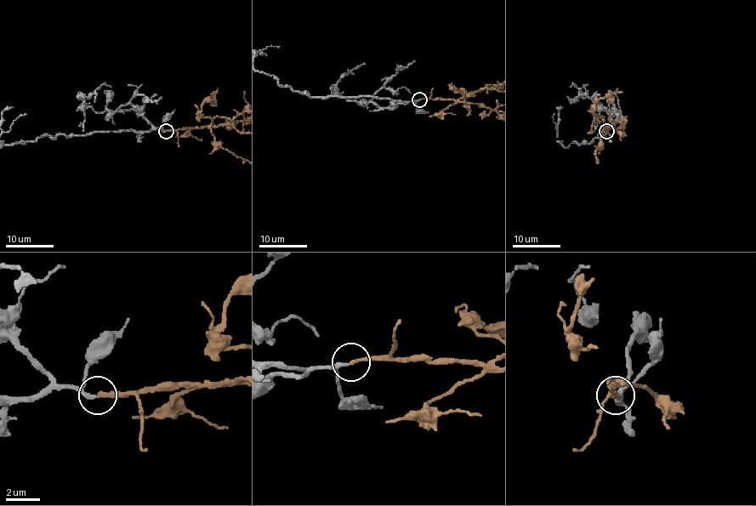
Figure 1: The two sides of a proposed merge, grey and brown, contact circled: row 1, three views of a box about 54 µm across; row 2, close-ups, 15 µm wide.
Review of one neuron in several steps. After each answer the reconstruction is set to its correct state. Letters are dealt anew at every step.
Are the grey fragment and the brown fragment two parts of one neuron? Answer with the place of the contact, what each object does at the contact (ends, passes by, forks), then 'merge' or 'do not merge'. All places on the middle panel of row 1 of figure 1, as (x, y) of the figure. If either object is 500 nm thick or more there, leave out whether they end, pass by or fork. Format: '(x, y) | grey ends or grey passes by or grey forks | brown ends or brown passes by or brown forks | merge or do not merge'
(419, 99) | grey passes by | brown ends | merge

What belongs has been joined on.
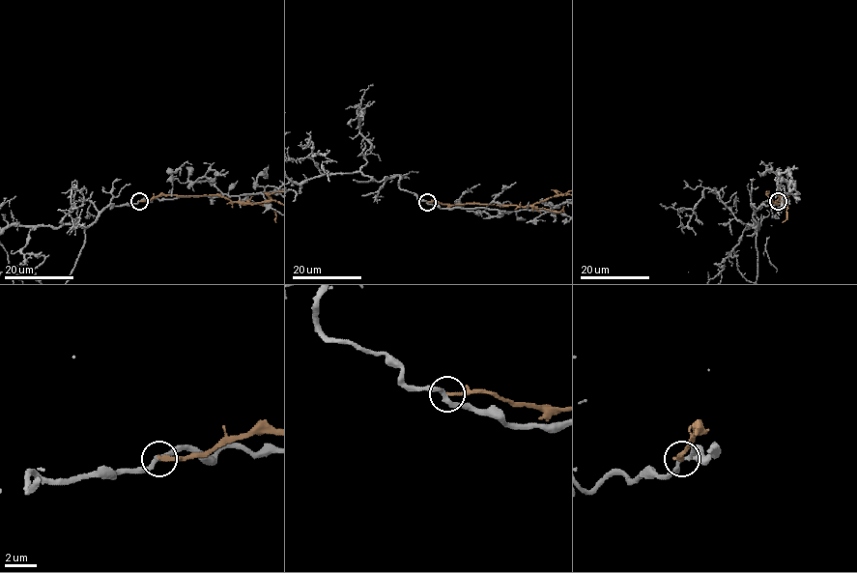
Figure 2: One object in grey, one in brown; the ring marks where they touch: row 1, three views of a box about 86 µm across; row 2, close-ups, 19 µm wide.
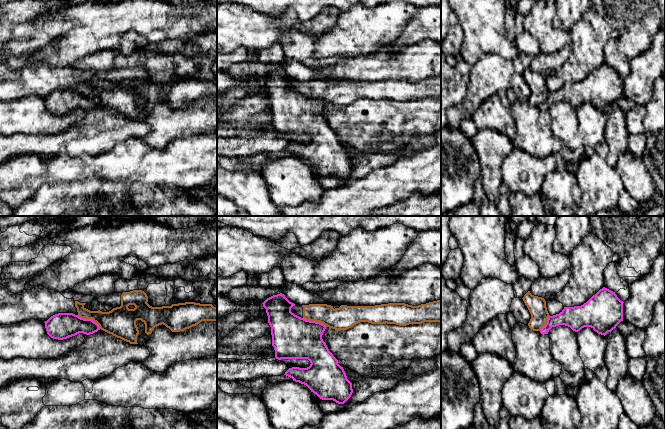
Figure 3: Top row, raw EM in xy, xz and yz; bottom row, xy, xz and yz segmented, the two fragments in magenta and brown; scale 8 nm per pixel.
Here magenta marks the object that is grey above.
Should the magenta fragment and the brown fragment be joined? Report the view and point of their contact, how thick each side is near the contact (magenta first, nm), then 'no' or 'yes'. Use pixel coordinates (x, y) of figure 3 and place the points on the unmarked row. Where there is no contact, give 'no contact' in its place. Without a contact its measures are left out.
contact xy (89, 95); calibres 220 and 240 nm; no

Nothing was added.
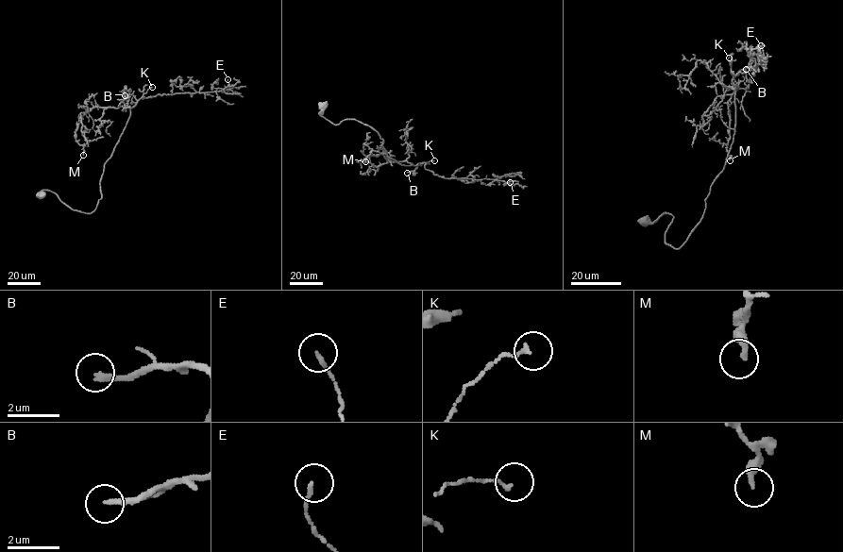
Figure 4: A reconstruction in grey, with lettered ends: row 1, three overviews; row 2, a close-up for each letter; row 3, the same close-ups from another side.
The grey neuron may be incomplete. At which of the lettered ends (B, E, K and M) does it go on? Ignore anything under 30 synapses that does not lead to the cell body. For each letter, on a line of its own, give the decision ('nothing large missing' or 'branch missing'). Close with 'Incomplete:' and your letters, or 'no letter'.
B: branch missing
E: nothing large missing
K: nothing large missing
M: nothing large missing
Incomplete: B

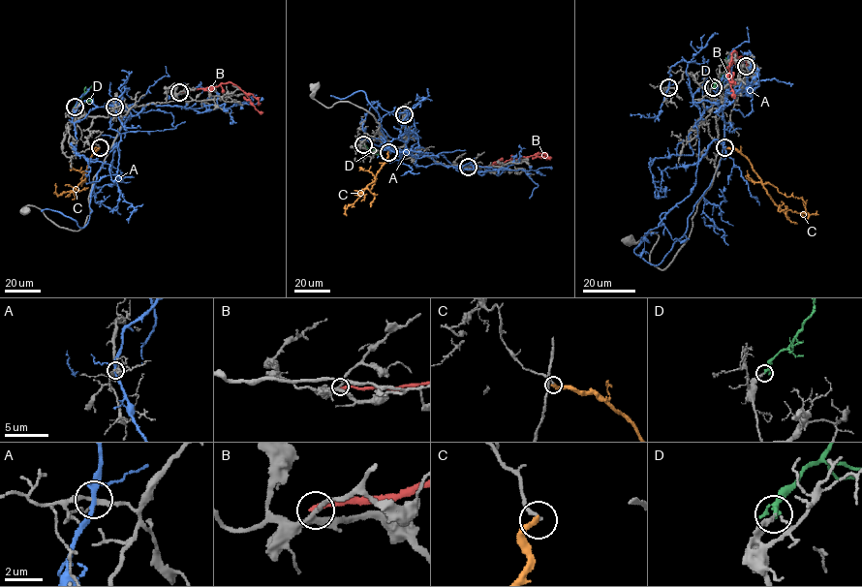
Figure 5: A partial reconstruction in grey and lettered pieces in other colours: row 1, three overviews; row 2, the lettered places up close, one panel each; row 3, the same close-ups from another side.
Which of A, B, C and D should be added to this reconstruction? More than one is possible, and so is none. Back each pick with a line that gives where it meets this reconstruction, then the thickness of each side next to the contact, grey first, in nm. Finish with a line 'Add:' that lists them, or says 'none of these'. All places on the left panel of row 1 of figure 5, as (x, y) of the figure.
D: (75, 107) | 200/140 nm
Add: D

